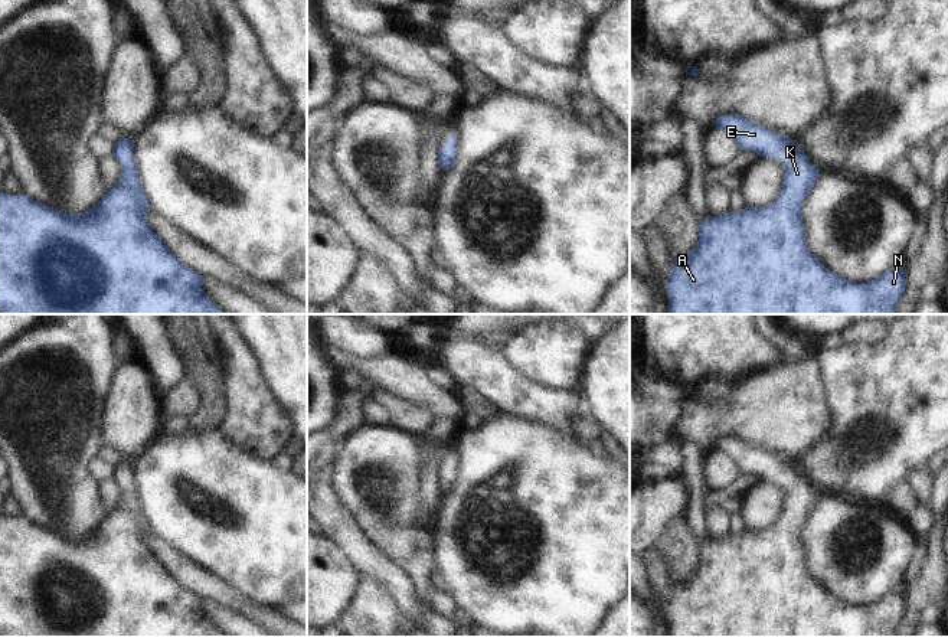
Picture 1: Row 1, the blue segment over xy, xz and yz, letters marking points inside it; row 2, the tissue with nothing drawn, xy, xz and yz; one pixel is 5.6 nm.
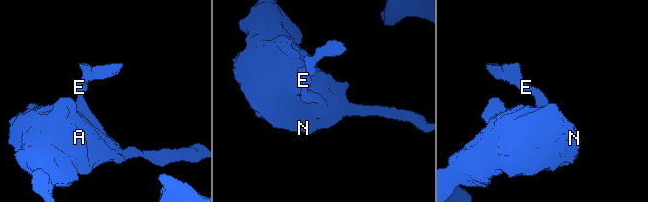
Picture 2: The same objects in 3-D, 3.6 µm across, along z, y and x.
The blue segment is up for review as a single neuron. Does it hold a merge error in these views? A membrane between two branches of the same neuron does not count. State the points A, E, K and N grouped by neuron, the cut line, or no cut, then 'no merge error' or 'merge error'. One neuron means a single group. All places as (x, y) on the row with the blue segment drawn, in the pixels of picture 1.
groups A E K N; cut none; no merge error

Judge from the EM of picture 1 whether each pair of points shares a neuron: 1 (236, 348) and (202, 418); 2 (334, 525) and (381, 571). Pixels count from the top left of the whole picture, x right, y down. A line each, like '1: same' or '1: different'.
1: different
2: same

